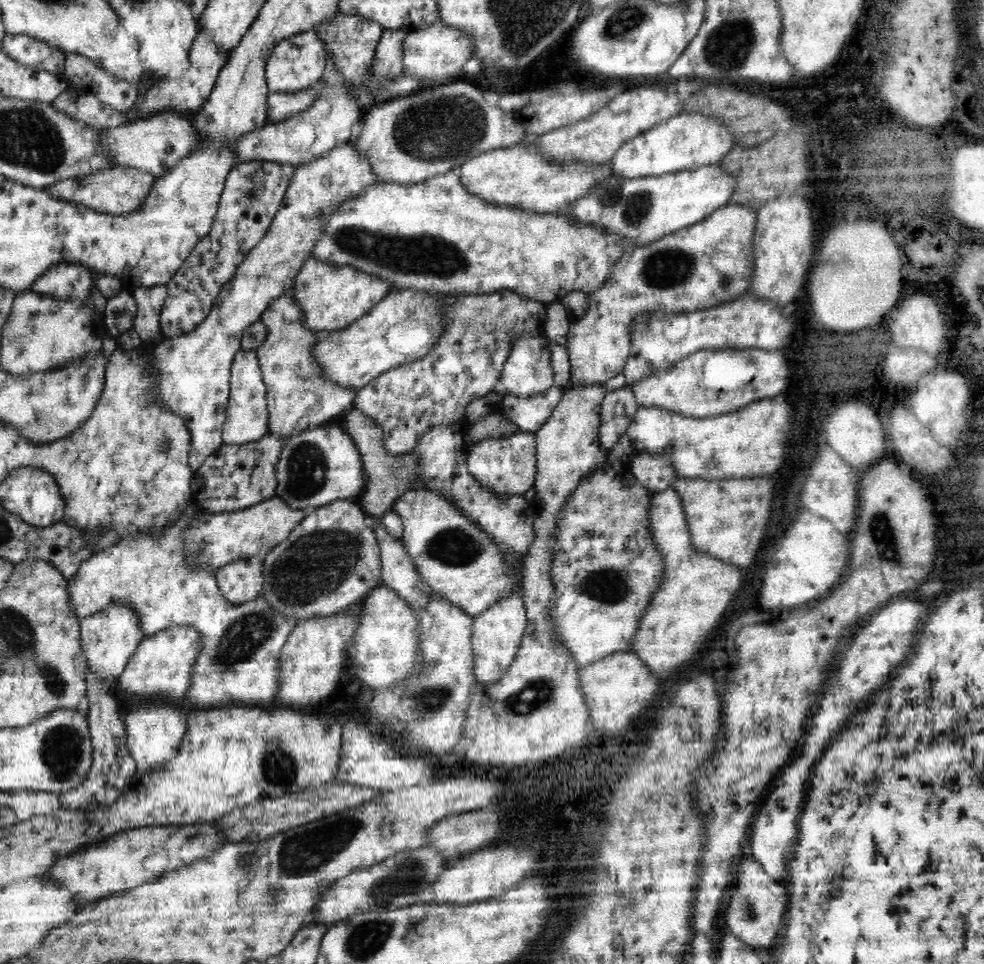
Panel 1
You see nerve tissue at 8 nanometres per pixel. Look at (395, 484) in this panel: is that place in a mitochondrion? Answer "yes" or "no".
no

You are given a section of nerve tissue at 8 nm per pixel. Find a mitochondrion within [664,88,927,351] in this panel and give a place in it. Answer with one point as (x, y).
(872, 312)

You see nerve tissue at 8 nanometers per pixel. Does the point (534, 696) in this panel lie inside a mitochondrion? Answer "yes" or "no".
yes

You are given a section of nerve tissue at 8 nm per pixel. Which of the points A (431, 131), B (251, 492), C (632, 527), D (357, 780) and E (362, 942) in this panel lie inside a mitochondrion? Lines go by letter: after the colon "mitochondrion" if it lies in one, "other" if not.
A: mitochondrion
B: other
C: other
D: other
E: mitochondrion

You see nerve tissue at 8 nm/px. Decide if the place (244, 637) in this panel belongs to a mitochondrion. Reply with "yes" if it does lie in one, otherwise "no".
yes

